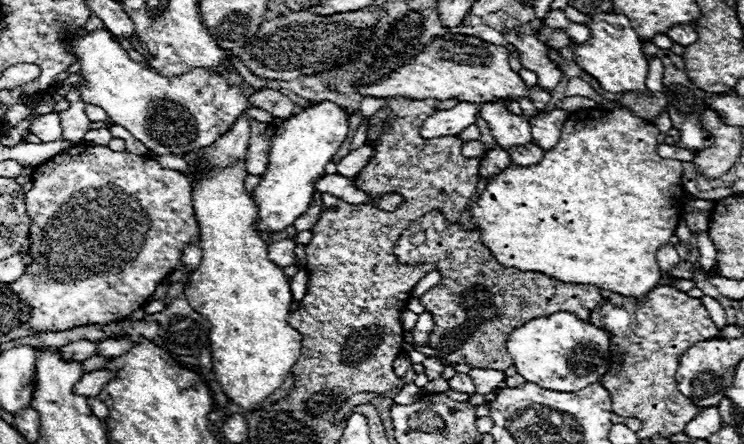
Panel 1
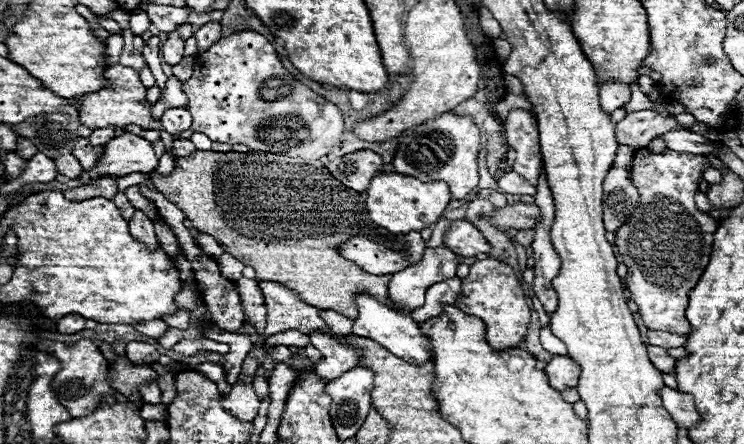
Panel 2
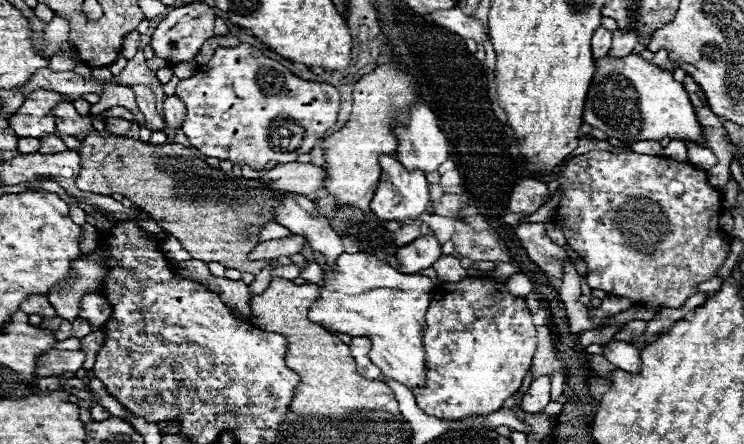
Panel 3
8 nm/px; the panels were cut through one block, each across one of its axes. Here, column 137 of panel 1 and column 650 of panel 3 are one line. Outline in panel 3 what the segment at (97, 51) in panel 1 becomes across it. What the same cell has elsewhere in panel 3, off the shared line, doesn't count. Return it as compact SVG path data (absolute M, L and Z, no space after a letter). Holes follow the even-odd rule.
M606 54L598 58L596 64L598 68L584 104L582 118L586 124L628 144L638 140L662 140L664 136L704 144L702 128L696 120L690 98L684 86L672 78L672 72L662 70L638 54L628 54L624 58Z

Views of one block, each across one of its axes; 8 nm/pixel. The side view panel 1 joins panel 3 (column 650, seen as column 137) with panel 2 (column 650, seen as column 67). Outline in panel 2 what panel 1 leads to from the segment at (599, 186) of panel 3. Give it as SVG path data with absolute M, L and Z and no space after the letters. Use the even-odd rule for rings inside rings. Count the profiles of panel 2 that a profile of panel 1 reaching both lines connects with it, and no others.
M640 148L634 154L632 162L632 182L640 190L640 204L628 224L624 224L616 232L614 244L618 246L620 254L624 256L624 264L628 266L626 284L630 290L630 298L638 304L638 312L648 330L664 330L672 334L690 334L692 326L686 320L688 308L688 292L698 284L700 276L704 274L710 252L712 252L712 234L718 228L718 220L710 218L708 214L700 212L694 204L694 192L702 180L702 170L712 166L706 156L698 154L684 154L674 150L664 150L662 154L654 154L648 148Z

